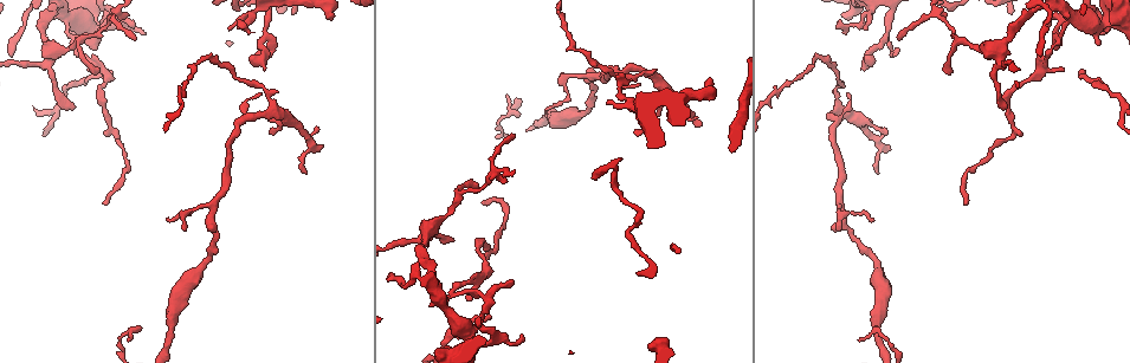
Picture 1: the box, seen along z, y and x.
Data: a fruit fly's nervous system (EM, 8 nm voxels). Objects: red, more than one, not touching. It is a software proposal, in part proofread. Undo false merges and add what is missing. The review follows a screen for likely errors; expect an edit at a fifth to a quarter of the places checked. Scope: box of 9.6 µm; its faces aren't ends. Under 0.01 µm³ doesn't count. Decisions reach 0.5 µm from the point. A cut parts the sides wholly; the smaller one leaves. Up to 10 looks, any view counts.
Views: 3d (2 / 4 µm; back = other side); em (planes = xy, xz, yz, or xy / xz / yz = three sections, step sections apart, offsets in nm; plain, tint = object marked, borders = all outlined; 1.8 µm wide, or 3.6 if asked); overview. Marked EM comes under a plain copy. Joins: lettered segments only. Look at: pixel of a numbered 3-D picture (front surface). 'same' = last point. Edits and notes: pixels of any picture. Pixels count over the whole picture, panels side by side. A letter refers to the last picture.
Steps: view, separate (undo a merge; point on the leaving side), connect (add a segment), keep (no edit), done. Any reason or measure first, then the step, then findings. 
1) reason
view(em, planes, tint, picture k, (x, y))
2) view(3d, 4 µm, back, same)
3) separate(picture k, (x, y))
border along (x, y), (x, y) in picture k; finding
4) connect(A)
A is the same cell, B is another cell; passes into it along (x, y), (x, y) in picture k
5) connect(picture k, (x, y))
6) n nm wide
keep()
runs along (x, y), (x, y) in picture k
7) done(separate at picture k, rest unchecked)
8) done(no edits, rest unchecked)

branch stops here
view(em, planes, borders, picture 1, (710, 78))

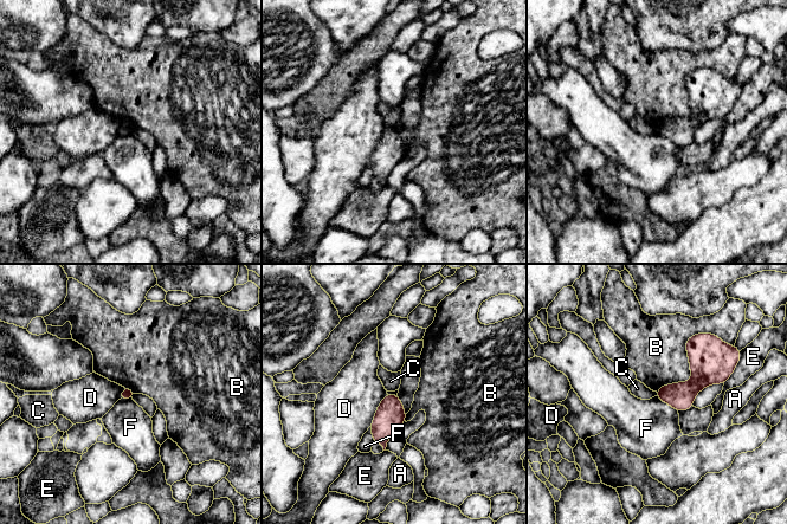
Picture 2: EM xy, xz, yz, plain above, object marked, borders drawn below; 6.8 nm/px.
B touches over 550 nm
keep()
A, B, C, D, E and F are other cells; border along (656, 395), (677, 412) in picture 2; no lettered segment goes on from it

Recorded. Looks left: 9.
view(em, planes, borders, picture 1, (629, 105))

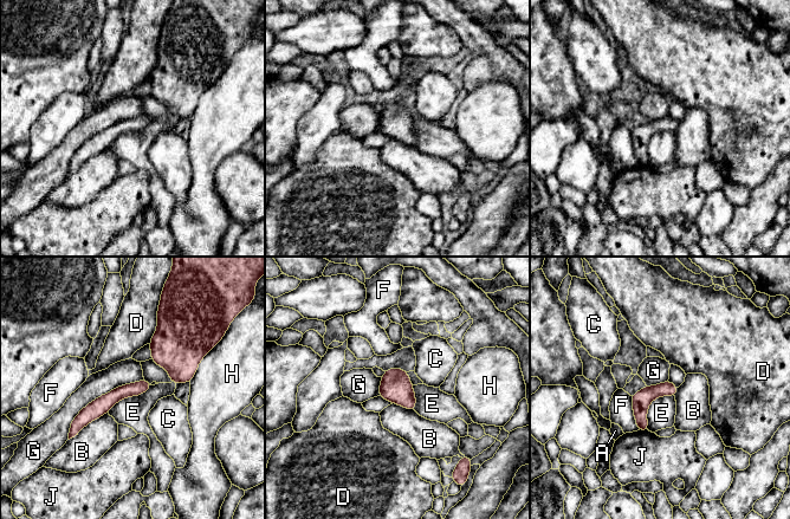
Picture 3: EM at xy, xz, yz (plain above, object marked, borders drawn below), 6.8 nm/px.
keep()
A, B, C, D, E, F, G, H and J are other cells; runs along (148, 384), (115, 395), (75, 429) in picture 3; all the same neuron

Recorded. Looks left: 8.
tapers out
view(em, 3.6 µm, xy, step 4, borders, picture 1, (105, 204))

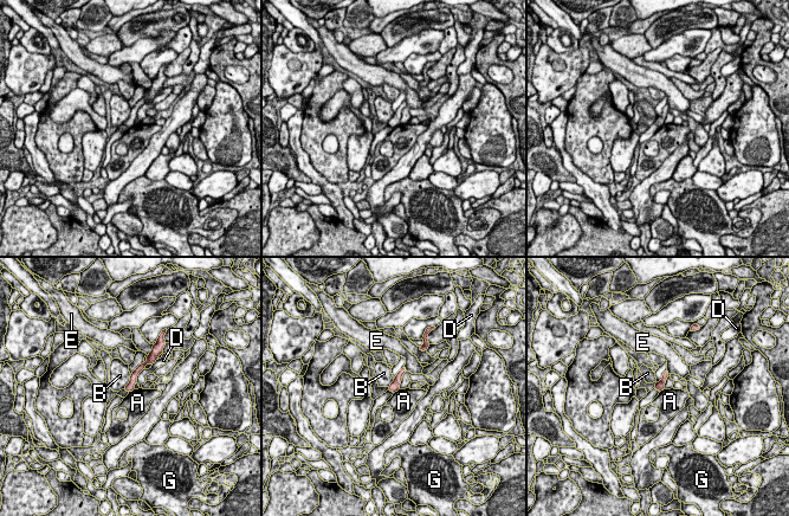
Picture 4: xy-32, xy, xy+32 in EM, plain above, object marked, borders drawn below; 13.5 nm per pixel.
D touches over 260 nm
keep()
A, B, D, E and G are other cells; border along (400, 388), (394, 393) in picture 4; no lettered segment goes on from it

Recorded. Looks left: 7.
free end
view(em, yz, step 4, tint, picture 1, (886, 131))

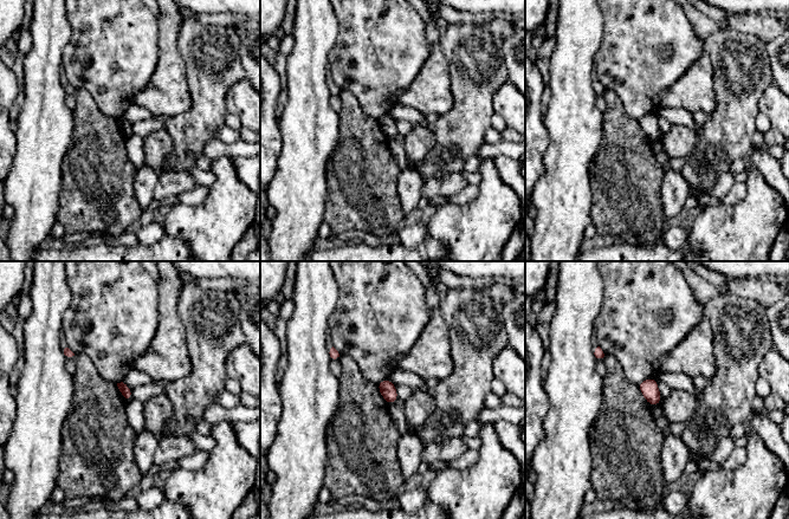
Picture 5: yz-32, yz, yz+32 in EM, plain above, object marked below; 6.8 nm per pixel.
view(em, planes, borders, same)

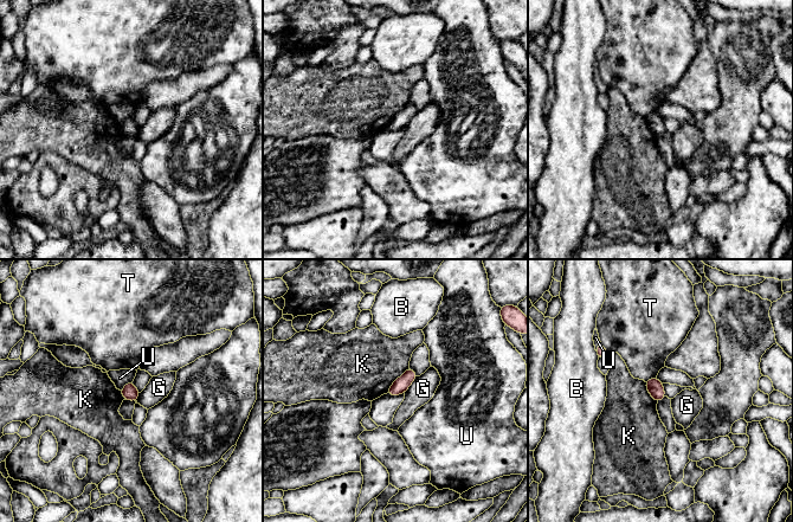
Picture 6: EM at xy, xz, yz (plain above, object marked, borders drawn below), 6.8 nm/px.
connect(picture 6, (120, 378))
U is the same cell, B, G, K and T are other cells; the neuron continues

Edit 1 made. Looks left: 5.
done(connect at picture 6, rest unchecked)

